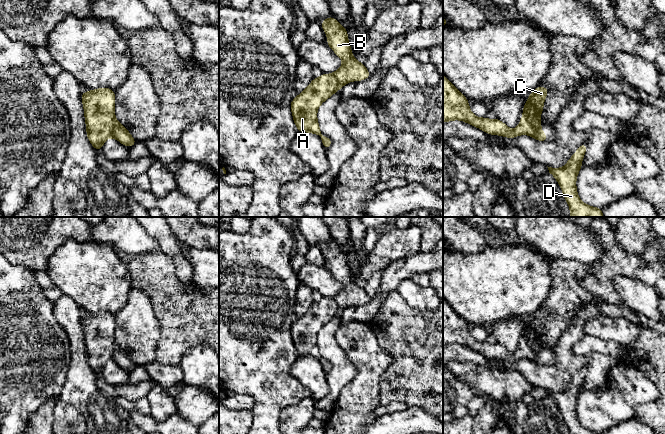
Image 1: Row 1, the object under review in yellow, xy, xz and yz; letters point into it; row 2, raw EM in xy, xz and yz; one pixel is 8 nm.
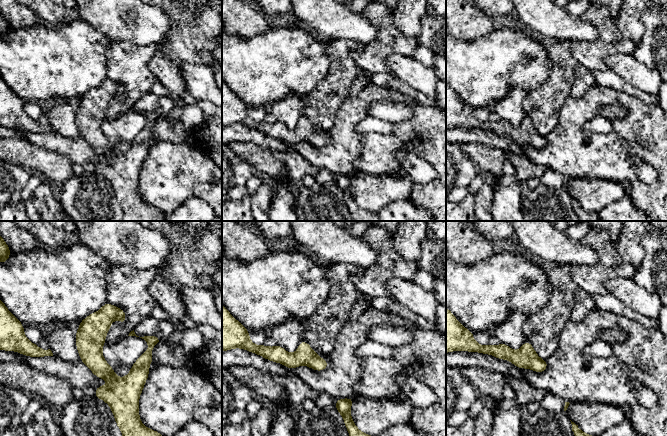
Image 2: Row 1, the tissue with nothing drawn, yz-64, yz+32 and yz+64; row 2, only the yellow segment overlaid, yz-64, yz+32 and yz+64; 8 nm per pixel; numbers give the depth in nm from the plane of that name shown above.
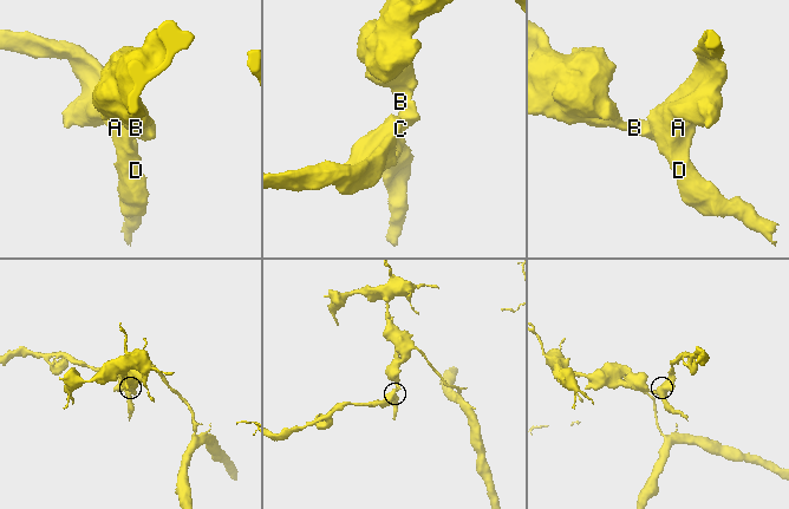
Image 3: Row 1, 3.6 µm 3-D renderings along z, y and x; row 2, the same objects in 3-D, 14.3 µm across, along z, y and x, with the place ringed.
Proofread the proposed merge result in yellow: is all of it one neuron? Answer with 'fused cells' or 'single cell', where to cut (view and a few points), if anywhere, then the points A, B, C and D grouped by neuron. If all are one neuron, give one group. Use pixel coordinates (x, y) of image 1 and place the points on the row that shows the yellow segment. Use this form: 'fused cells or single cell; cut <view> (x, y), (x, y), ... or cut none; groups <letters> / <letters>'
fused cells; cut yz (523, 113), (536, 126), (540, 127); groups A C D / B

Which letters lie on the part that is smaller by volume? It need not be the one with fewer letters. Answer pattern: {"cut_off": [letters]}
{"cut_off": ["A", "C", "D"]}

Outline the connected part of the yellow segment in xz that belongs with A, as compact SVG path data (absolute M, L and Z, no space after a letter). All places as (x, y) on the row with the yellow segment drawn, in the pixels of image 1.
M323 73L320 77L313 78L306 89L290 103L293 121L298 132L318 135L326 150L331 147L332 140L322 135L317 120L317 110L325 100L337 91L339 91L339 85L334 75Z

